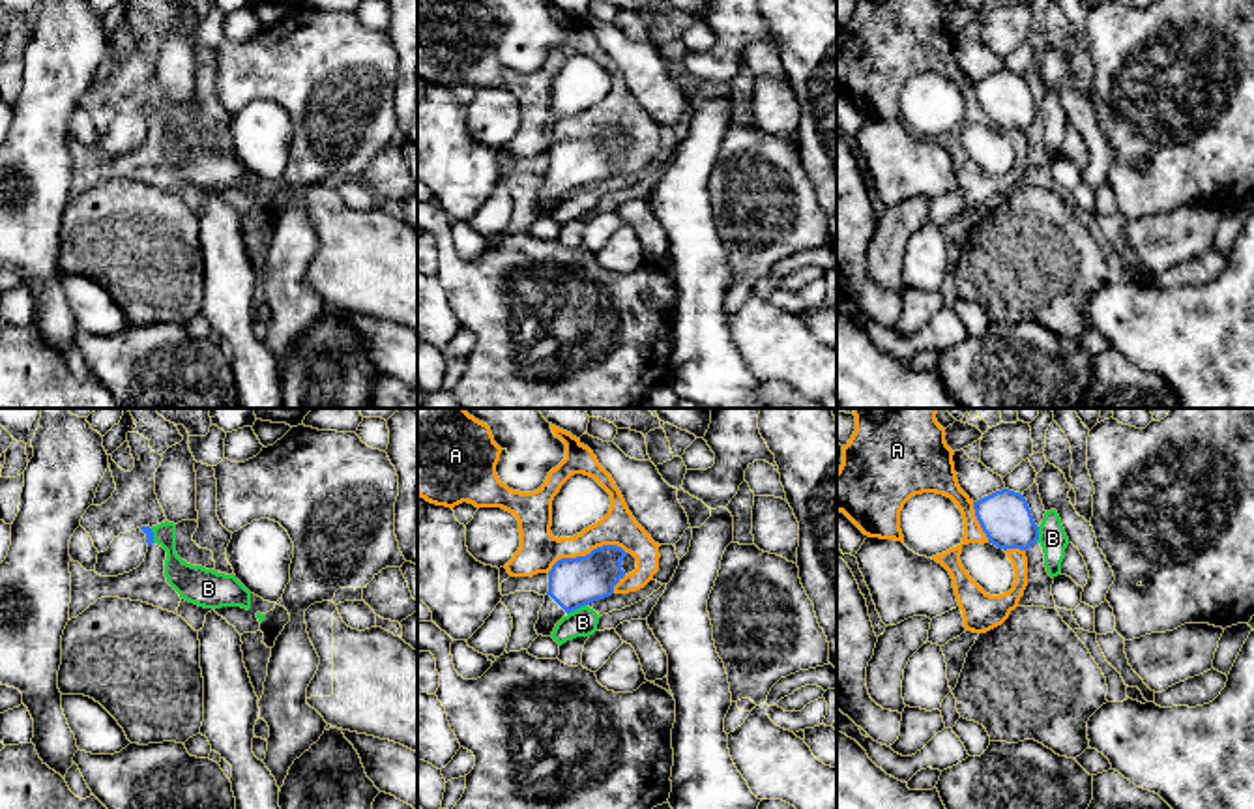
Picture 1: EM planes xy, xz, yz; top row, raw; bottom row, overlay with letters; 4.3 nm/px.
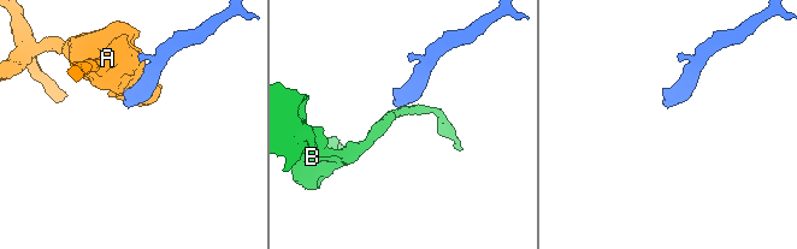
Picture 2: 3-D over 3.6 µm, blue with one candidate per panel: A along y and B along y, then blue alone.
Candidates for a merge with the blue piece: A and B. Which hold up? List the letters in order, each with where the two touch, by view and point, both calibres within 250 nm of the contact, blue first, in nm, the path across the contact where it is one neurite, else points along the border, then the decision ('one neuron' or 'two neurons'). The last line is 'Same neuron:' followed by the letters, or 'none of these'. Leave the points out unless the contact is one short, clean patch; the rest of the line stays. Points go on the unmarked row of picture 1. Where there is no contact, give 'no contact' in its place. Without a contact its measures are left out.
A: xz (590, 133) | 220/170 nm | two neurons
B: xz (577, 188) | 220/130 nm | along xz (586, 184), (568, 195) | two neurons
Same neuron: none of these

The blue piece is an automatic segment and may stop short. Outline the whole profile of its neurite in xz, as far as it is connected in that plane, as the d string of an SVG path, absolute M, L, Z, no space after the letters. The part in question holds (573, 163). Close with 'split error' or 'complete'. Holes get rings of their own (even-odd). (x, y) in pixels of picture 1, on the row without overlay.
M603 125L586 137L561 139L548 152L548 172L535 204L537 215L550 217L569 193L605 180L625 157L621 142L629 133L618 125Z; split error

